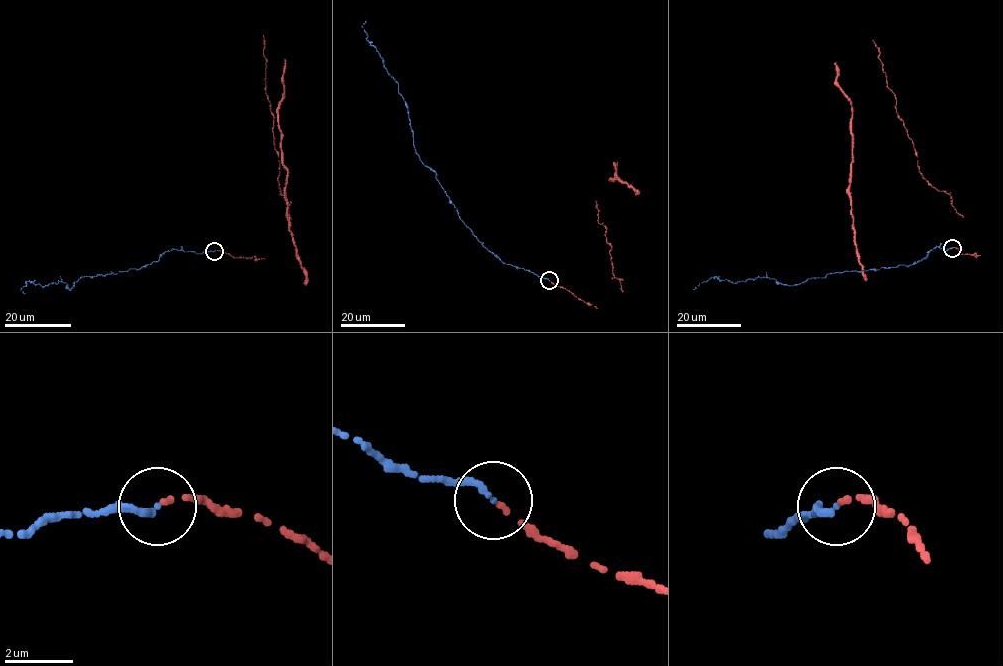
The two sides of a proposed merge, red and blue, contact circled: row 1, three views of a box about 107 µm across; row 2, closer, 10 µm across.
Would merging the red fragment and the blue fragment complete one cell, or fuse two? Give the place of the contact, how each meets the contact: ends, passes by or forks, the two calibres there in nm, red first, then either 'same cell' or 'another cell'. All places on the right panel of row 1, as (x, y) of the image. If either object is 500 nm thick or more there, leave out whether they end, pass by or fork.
at (952, 248); red ends there; blue ends there; 140 nm thick on the red side, 220 nm on the other; same cell

